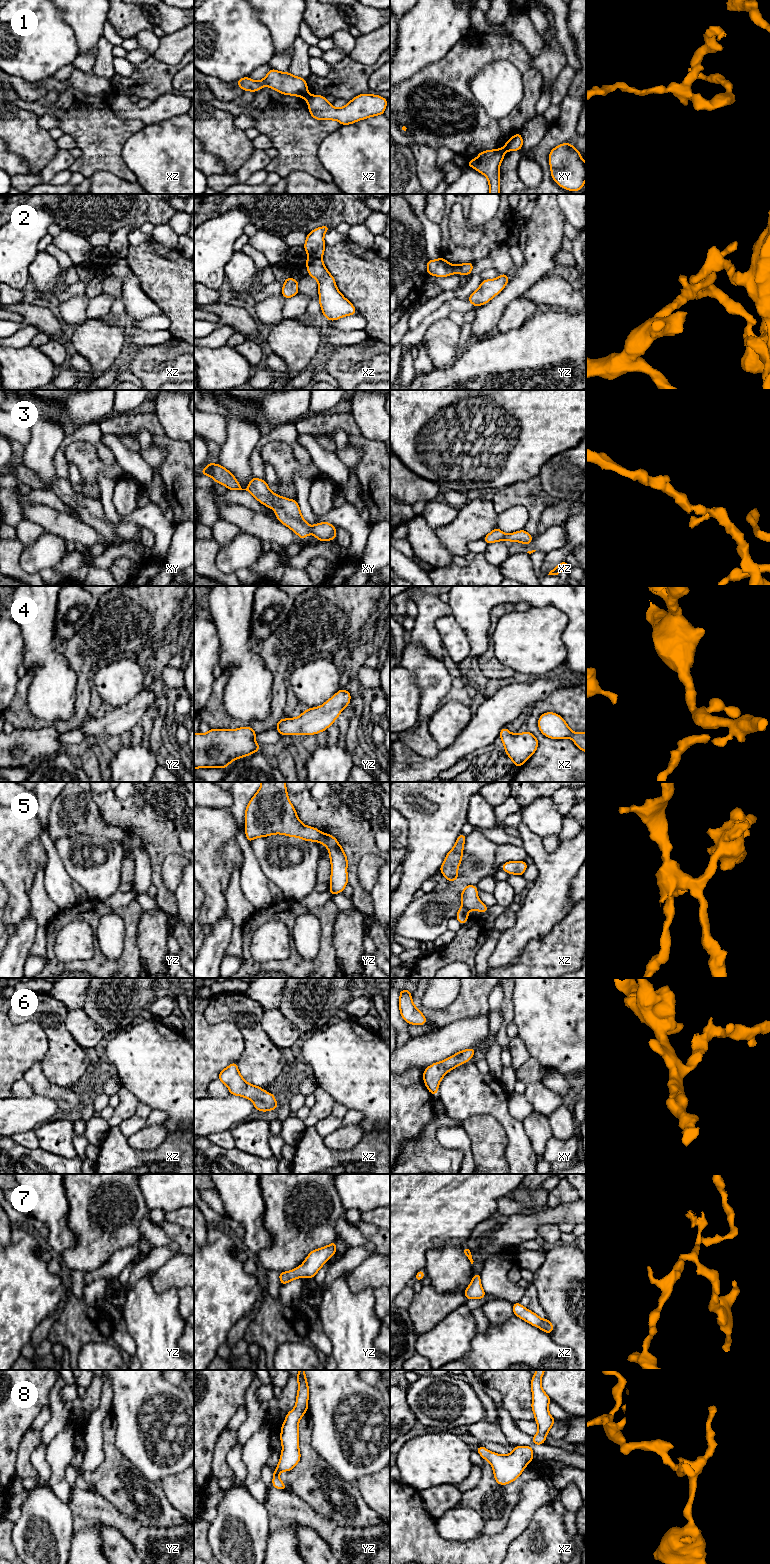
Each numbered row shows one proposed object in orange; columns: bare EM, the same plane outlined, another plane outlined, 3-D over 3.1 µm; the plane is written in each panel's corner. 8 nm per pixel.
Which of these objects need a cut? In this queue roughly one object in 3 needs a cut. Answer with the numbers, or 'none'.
1, 2, 5

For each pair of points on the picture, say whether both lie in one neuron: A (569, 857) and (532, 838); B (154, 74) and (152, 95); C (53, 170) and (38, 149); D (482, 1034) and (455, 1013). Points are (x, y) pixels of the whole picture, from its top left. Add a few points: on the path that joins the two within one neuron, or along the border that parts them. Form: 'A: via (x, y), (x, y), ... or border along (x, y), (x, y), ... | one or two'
A: via (558, 857), (545, 857), (537, 849) | one
B: via (152, 79), (152, 90) | one
C: border along (59, 149), (56, 155), (38, 173) | two
D: border along (485, 1014), (464, 1017), (449, 1022), (440, 1028) | two

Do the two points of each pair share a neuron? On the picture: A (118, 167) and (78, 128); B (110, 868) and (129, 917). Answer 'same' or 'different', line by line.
A: same
B: different

